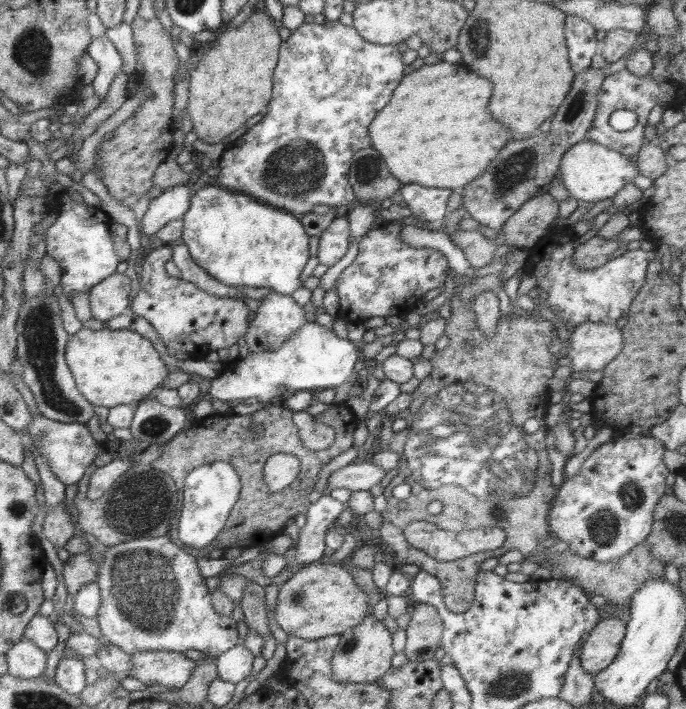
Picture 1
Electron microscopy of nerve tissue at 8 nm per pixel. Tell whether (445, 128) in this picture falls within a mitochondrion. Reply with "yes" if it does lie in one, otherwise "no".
no

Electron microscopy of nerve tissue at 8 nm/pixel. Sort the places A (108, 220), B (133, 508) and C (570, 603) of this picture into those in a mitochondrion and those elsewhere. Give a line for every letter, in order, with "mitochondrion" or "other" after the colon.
A: other
B: mitochondrion
C: other

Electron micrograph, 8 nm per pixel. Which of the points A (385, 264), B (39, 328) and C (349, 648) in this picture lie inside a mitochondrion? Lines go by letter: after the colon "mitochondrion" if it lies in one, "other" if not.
A: other
B: mitochondrion
C: mitochondrion

